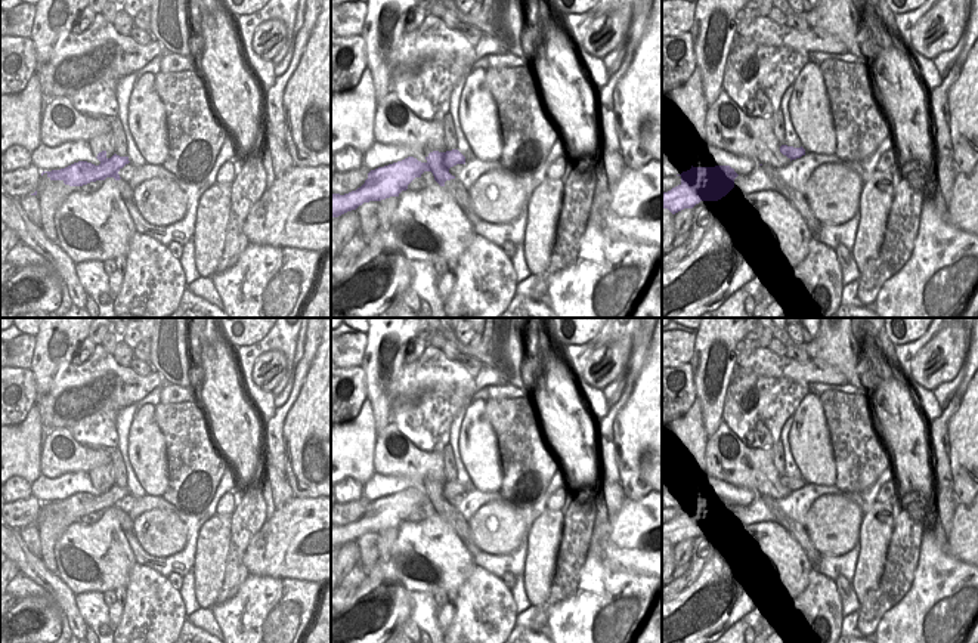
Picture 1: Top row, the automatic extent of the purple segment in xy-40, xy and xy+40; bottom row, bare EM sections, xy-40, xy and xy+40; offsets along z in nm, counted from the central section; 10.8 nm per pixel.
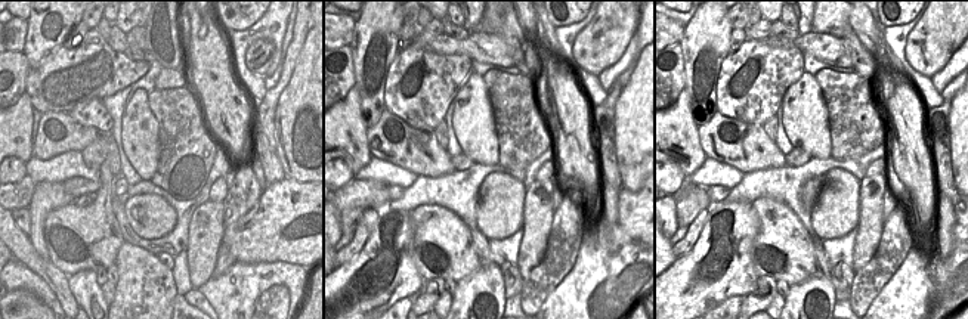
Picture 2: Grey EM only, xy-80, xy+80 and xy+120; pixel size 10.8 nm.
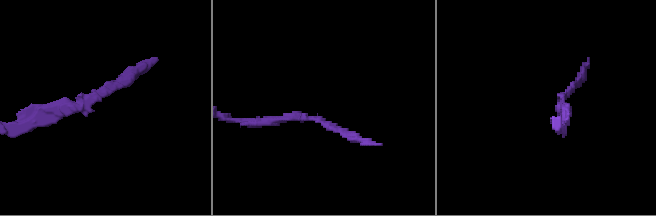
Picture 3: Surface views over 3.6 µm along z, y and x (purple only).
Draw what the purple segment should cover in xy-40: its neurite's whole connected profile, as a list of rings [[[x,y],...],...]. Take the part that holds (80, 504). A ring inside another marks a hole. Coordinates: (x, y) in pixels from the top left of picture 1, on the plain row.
[[[106,482],[99,483],[96,489],[100,492],[99,497],[78,492],[61,501],[43,503],[41,507],[46,504],[50,511],[62,511],[69,517],[83,517],[90,513],[105,511],[106,508],[120,511],[118,503],[130,494],[129,488],[120,488],[117,485],[108,489]]]

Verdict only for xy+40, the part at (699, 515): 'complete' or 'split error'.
complete

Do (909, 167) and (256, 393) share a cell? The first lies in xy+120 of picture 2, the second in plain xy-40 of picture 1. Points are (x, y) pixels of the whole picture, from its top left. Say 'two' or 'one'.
two

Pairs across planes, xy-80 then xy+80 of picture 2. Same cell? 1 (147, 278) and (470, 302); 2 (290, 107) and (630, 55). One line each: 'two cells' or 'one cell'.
1: one cell
2: two cells

